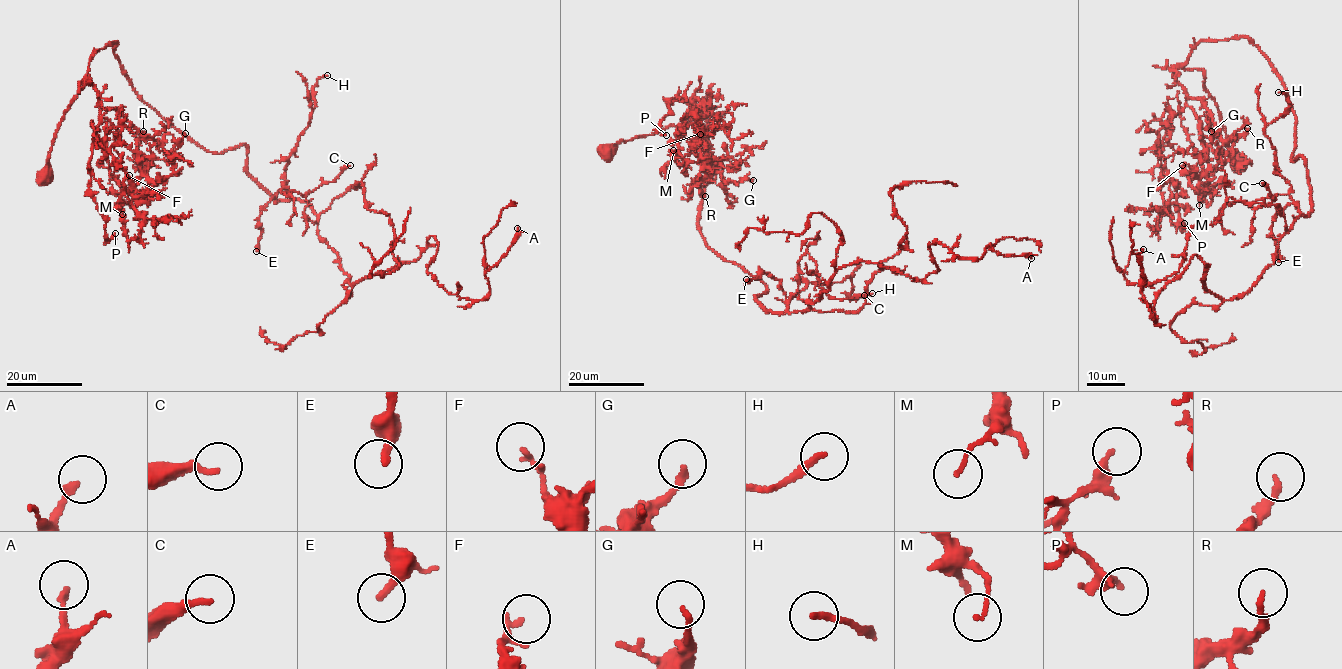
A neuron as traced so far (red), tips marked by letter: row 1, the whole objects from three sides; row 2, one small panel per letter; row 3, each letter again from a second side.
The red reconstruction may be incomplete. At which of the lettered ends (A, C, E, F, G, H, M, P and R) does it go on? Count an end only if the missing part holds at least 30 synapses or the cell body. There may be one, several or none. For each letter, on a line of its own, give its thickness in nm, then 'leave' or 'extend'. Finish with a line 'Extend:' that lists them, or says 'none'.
A: 200 nm | leave
C: 180 nm | leave
E: 260 nm | leave
F: 120 nm | leave
G: 170 nm | leave
H: 190 nm | extend
M: 120 nm | leave
P: 220 nm | leave
R: 170 nm | leave
Extend: H

